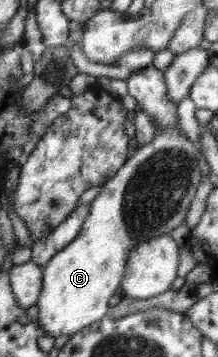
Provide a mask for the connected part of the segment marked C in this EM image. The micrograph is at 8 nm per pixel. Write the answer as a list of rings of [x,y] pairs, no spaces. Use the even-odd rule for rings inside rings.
[[[148,67],[131,74],[126,82],[136,106],[149,116],[155,138],[137,149],[115,176],[101,185],[79,236],[43,267],[35,323],[55,339],[71,336],[107,316],[109,300],[121,286],[130,250],[146,240],[169,234],[181,224],[202,177],[196,147],[178,126],[177,105],[167,97],[164,72]]]

